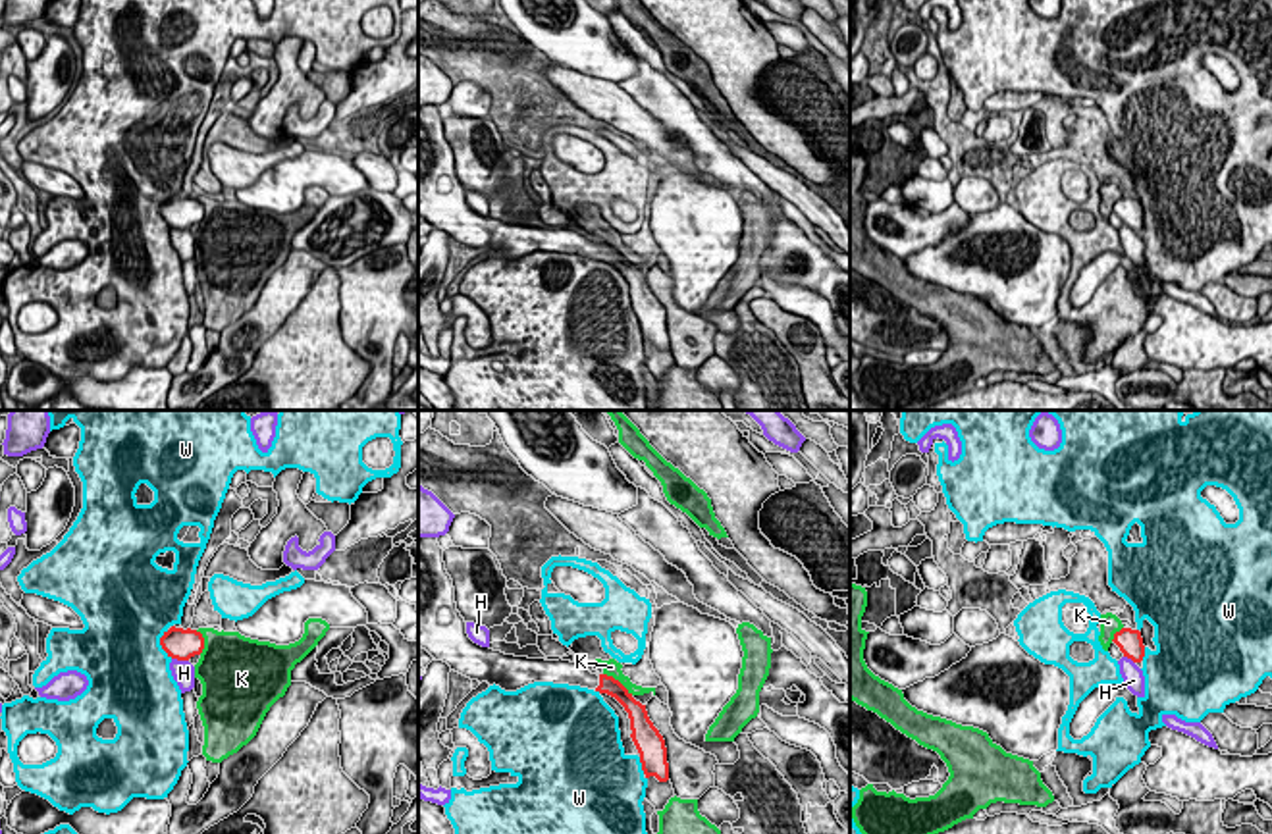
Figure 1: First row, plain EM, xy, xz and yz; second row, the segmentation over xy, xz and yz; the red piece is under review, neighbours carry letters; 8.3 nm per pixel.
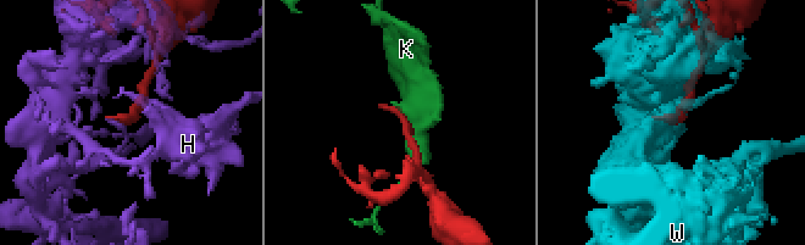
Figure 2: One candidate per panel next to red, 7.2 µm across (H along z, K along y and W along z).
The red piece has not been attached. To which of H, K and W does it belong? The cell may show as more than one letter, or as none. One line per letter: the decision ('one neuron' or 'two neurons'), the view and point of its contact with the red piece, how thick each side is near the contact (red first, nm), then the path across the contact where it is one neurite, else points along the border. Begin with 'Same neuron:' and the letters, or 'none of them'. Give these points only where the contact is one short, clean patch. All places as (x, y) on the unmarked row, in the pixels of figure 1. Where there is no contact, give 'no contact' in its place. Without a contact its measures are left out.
Same neuron: none of them
H: two neurons | xy (180, 228) | 260/190 nm
K: two neurons | xz (617, 249) | 160/140 nm
W: two neurons | xy (160, 212) | 260/500 nm

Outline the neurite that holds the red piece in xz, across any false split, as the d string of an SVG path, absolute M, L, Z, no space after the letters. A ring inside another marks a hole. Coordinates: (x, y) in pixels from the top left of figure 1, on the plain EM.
M437 106L418 108L418 216L451 239L517 260L534 250L553 250L588 256L615 266L630 287L630 306L640 322L646 347L669 349L665 308L648 285L646 274L613 245L592 243L570 229L545 229L505 223L474 212L466 191L457 179L453 148L445 139Z

